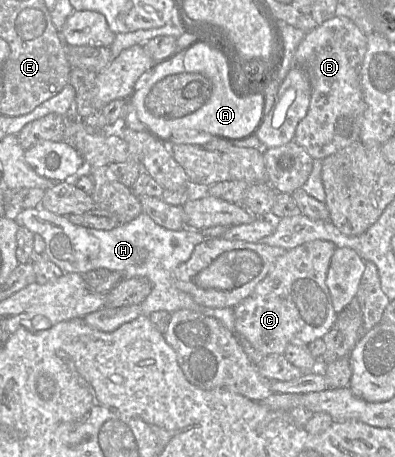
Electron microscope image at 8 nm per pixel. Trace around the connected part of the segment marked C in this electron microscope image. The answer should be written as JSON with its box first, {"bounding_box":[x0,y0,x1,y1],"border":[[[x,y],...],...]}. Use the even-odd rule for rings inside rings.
{"bounding_box":[233,240,338,355],"border":[[[314,240],[306,242],[300,246],[297,246],[291,250],[286,251],[285,254],[283,254],[276,260],[275,264],[273,265],[267,276],[255,286],[254,290],[247,298],[242,300],[234,308],[233,331],[240,340],[241,344],[243,342],[247,342],[263,355],[284,354],[285,349],[289,344],[308,345],[314,340],[324,337],[324,335],[332,328],[338,316],[338,314],[335,312],[333,308],[330,292],[326,284],[326,276],[328,273],[328,268],[335,249],[336,246],[334,245],[333,242],[326,240]]]}

